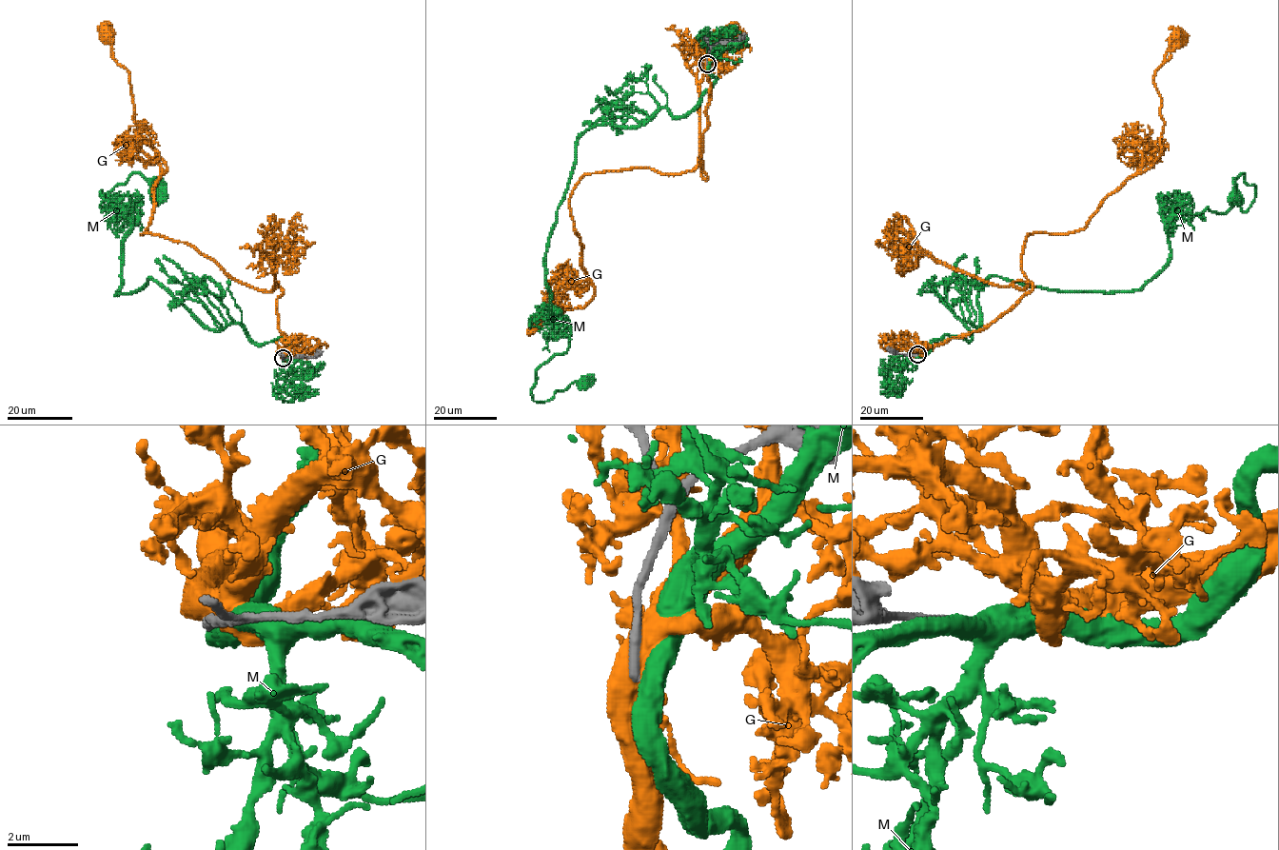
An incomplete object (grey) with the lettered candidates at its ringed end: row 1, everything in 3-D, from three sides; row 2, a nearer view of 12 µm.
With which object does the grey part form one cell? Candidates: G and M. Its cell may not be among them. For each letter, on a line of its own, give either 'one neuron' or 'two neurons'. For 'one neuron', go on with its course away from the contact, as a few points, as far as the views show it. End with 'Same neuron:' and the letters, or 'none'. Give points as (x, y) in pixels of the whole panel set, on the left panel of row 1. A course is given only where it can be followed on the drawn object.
G: two neurons
M: two neurons
Same neuron: none

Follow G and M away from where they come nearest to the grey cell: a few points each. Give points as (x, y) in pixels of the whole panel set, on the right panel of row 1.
G: (914, 354), (1006, 313), (1031, 290), (1013, 282), (1029, 235), (1082, 229), (1157, 157), (1154, 73), (1176, 40)
M: (917, 354), (971, 339), (992, 275), (1138, 290), (1170, 219), (1245, 211), (1243, 173), (1233, 197)

